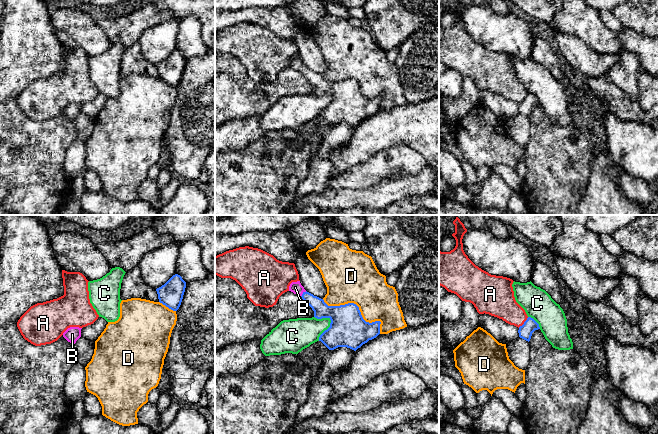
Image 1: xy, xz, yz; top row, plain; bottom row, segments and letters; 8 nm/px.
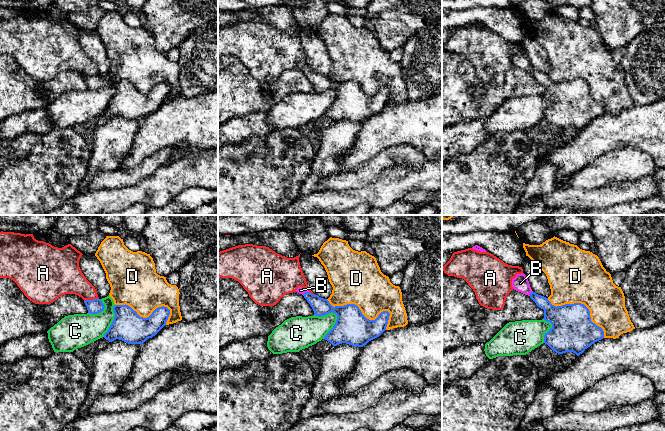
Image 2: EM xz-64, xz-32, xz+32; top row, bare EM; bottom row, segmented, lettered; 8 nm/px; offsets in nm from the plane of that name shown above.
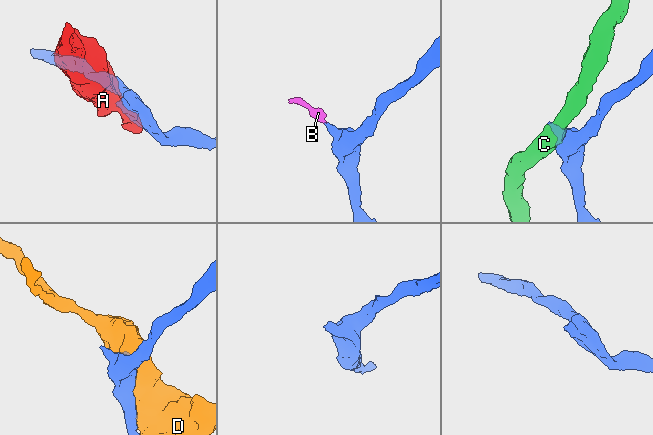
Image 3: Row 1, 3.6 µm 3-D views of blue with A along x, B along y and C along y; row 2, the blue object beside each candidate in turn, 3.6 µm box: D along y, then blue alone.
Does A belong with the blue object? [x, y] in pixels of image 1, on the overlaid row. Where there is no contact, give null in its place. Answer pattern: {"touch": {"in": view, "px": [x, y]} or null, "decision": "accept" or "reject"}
{"touch": {"in": "yz", "px": [524, 323]}, "decision": "reject"}

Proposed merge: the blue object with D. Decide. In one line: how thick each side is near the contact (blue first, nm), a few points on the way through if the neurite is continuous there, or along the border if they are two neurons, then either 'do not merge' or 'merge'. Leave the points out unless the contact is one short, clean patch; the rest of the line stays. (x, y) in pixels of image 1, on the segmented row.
280 nm thick on the blue side, 380 nm on the other; do not merge

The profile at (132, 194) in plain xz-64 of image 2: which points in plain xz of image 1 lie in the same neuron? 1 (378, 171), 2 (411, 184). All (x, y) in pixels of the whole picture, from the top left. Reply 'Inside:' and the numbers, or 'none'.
Inside: 2

